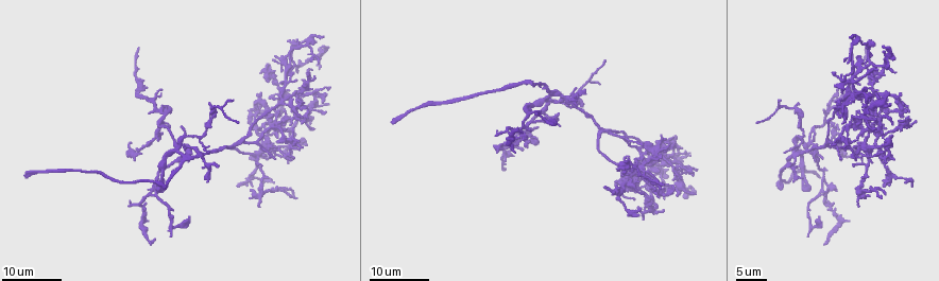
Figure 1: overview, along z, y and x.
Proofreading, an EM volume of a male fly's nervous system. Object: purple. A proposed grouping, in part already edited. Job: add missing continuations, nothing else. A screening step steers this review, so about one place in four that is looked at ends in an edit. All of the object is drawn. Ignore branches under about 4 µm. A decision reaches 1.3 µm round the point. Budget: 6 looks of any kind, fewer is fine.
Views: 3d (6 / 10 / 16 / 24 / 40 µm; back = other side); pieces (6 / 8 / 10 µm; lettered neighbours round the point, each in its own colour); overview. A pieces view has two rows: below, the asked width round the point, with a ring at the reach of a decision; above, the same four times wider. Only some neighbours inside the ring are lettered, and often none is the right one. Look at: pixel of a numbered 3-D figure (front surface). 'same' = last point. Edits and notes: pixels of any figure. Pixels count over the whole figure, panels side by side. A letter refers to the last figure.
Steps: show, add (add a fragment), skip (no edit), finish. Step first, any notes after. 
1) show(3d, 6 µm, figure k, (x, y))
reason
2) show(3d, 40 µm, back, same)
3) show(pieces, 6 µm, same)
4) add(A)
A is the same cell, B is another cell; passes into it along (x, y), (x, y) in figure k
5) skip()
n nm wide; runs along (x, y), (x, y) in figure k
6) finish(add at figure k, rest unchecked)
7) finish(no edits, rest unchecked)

show(3d, 24 µm, figure 1, (656, 160))
an open end

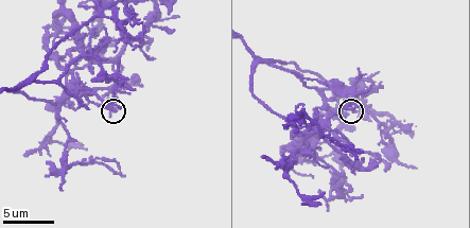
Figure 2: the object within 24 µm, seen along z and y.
show(pieces, 10 µm, figure 2, (113, 112))
what lies round it

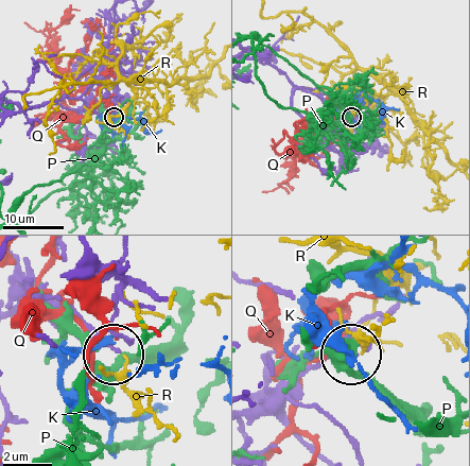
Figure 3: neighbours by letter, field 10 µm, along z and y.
add(K)
K is the same cell, P, Q and R are other cells; the neuron continues

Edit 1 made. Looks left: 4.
show(overview)
redraw

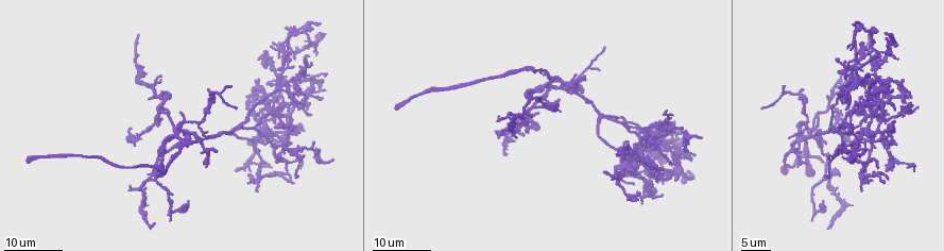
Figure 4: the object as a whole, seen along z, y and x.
show(3d, 16 µm, figure 4, (525, 96))
branch stops here

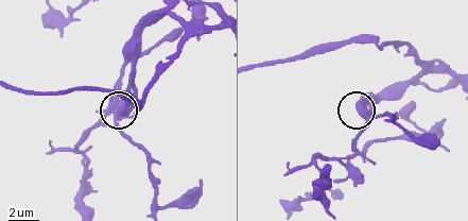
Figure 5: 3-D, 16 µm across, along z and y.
show(pieces, 6 µm, figure 5, (361, 112))
see the neighbours

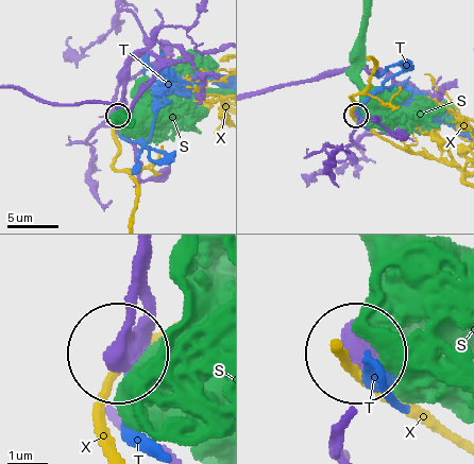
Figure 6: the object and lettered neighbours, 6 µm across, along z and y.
skip()
630 nm wide; S, T and X are other cells; none of them fits

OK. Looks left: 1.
finish(add at figure 3, rest unchecked)

